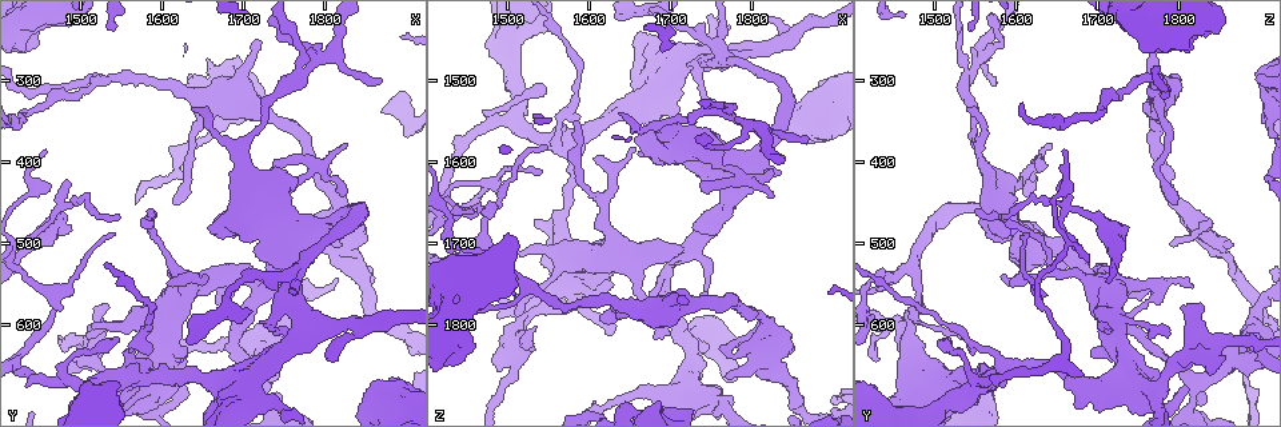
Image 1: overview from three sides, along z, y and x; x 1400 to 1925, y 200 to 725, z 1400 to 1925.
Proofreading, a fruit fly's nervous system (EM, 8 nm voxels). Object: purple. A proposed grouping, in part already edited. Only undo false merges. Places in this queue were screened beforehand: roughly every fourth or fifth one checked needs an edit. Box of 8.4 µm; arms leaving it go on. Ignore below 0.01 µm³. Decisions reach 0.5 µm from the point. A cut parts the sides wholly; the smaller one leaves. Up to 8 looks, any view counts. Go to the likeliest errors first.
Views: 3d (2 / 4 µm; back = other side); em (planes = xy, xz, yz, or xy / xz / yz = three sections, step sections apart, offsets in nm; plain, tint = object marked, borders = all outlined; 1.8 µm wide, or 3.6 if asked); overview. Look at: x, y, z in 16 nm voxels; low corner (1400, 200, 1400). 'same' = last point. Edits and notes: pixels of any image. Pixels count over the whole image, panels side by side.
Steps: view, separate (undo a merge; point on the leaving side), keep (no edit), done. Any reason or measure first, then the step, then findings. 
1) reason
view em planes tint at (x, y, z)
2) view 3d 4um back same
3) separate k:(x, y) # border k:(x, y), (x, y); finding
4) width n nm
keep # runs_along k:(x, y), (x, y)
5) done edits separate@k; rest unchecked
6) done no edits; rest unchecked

abrupt turn
view em xz step 8 tint at (1770, 595, 1470)

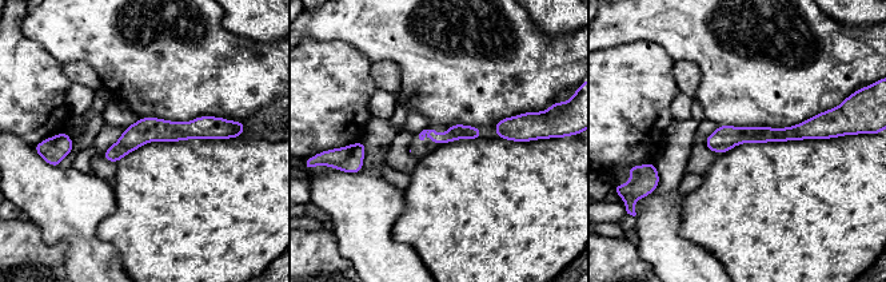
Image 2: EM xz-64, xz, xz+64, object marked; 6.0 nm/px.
keep # runs_along 2:(219, 127), (142, 131), (107, 157); all the same neuron

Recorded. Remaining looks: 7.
abrupt turn
view em planes plain at (1475, 460, 1665)

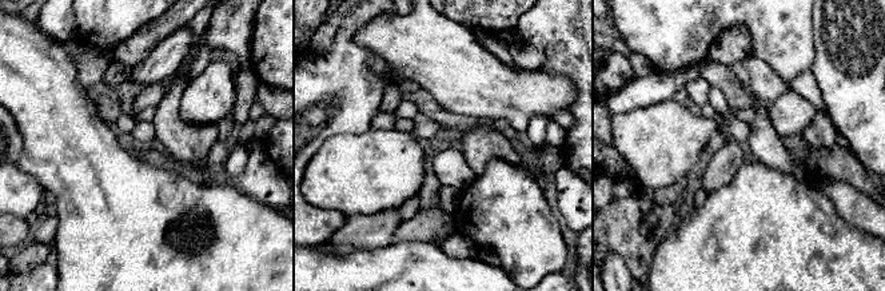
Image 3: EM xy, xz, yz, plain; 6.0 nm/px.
see the neighbours
view em planes borders same

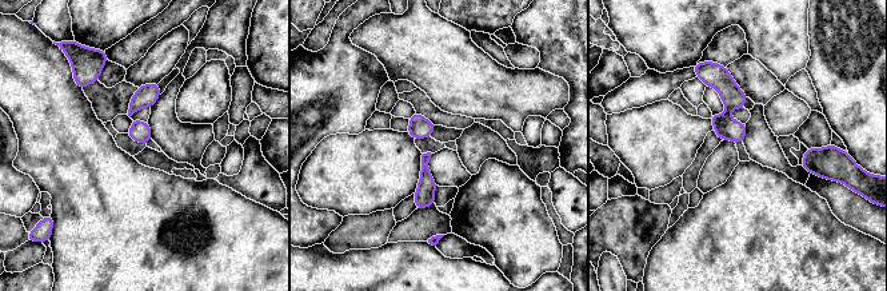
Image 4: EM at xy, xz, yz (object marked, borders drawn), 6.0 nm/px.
keep # runs_along 4:(714, 68), (739, 139); one neuron here

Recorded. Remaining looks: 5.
view em planes borders at (1465, 575, 1630)

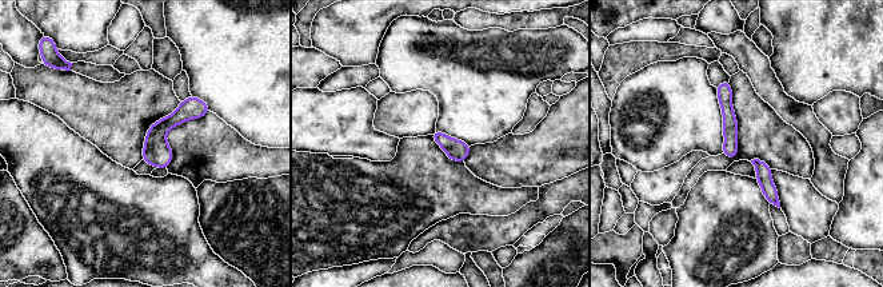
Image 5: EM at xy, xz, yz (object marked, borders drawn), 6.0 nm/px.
width 100 nm
keep # runs_along 5:(204, 107), (171, 120), (146, 156); one neuron here

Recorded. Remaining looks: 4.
abrupt turn
view em 3.6um xy step 8 tint at (1670, 555, 1770)

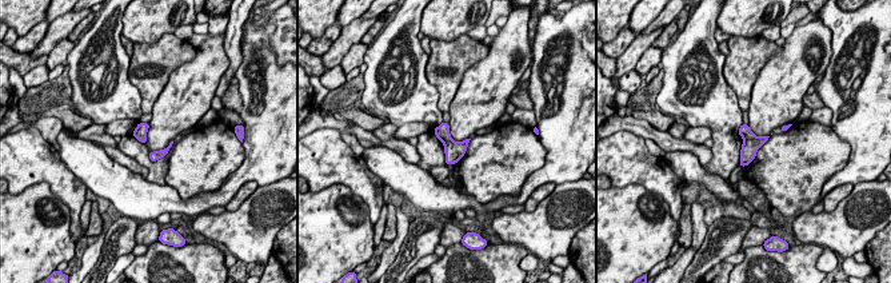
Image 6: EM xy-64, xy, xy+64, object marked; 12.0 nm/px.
view em 3.6um planes tint same

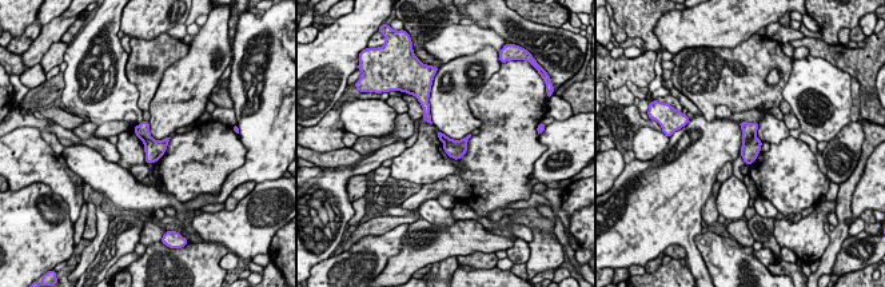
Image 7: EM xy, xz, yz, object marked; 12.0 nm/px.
separate 7:(749, 130) # border 7:(754, 135), (742, 143); a second neuron is stuck on

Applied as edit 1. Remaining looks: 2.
done edits separate@7; rest unchecked

